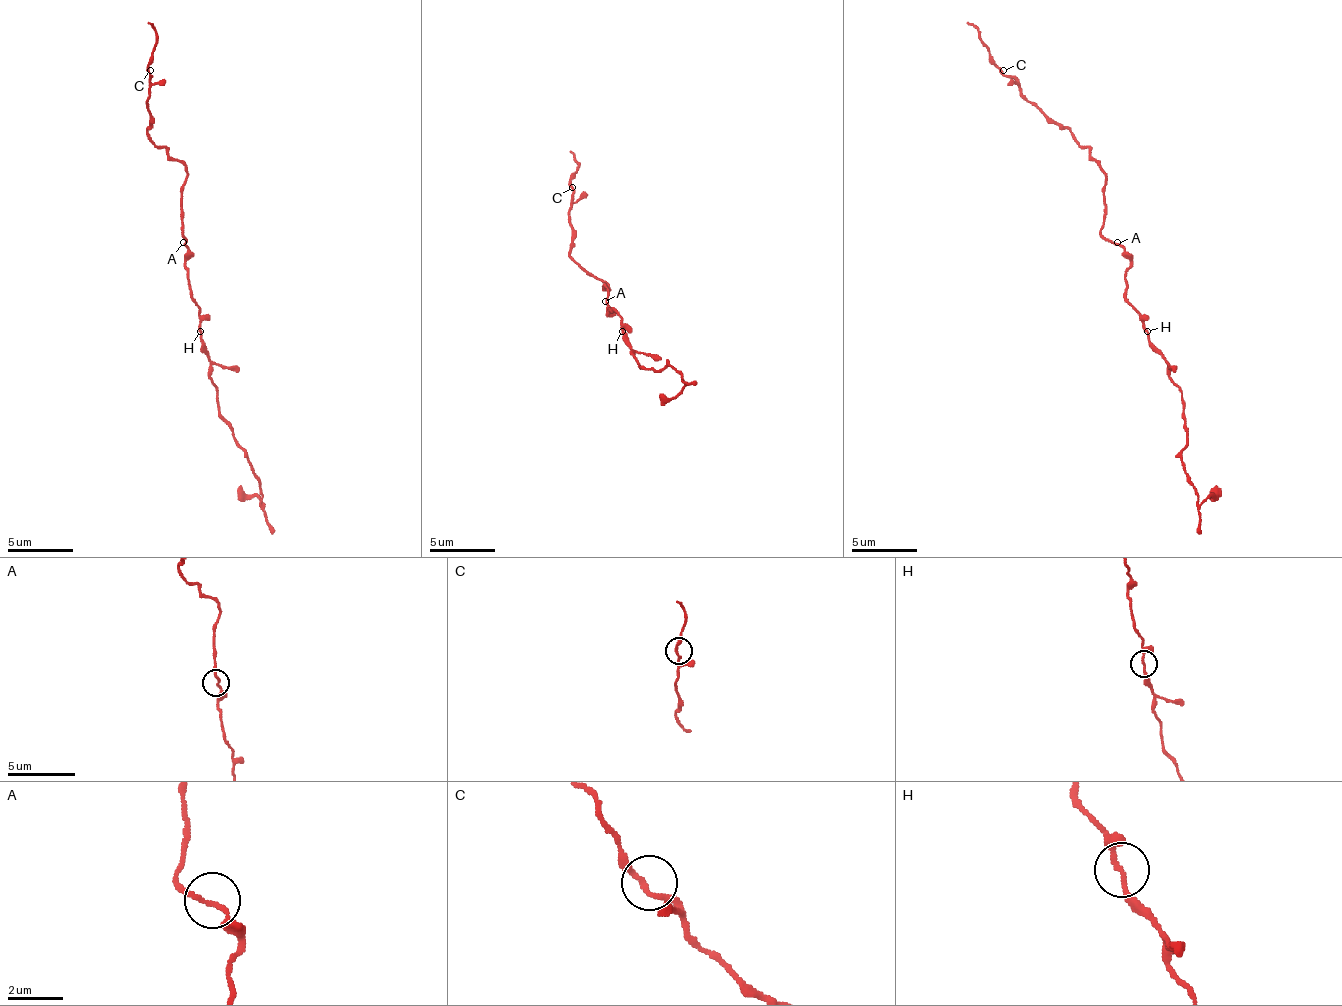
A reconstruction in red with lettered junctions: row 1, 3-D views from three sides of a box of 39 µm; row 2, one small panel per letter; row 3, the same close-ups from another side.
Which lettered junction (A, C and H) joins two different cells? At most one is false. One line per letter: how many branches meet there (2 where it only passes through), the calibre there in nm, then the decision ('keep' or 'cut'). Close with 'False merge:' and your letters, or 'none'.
A: branches 2; calibre 160 nm; keep
C: branches 2; calibre 180 nm; keep
H: branches 2; calibre 160 nm; keep
False merge: none

